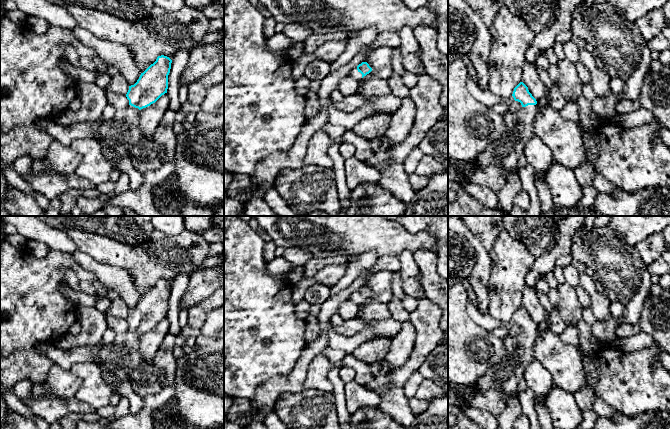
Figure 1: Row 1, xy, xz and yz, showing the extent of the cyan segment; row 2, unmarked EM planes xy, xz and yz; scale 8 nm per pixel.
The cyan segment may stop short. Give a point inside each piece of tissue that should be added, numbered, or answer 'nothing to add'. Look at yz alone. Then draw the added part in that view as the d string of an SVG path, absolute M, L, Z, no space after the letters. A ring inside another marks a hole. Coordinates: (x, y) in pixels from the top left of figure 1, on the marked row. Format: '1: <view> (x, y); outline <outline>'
1: yz (505, 152); outline M528 105L521 107L516 113L503 114L503 134L479 154L476 163L468 165L448 159L448 180L462 185L463 180L476 170L484 170L490 165L501 166L507 179L515 171L519 158L523 156L525 145L534 136L535 113L536 105Z

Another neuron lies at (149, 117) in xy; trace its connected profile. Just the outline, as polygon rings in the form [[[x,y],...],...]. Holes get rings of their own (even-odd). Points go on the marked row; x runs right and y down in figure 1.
[[[165,93],[155,103],[139,111],[139,126],[144,138],[152,138],[160,120],[169,109],[169,102],[169,96]]]

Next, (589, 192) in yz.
[[[591,185],[582,186],[582,199],[575,205],[574,209],[585,209],[585,208],[593,208],[594,200],[598,194],[596,188]]]

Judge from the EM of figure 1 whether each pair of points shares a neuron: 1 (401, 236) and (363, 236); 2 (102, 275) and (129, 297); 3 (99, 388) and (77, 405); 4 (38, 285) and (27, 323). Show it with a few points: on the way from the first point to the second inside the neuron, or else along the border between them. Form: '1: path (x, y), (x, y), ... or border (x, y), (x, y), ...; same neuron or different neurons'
1: path (392, 236), (372, 236); same neuron
2: path (109, 276), (123, 290); same neuron
3: border (74, 396), (95, 408); different neurons
4: path (29, 294), (27, 296), (27, 314); same neuron

